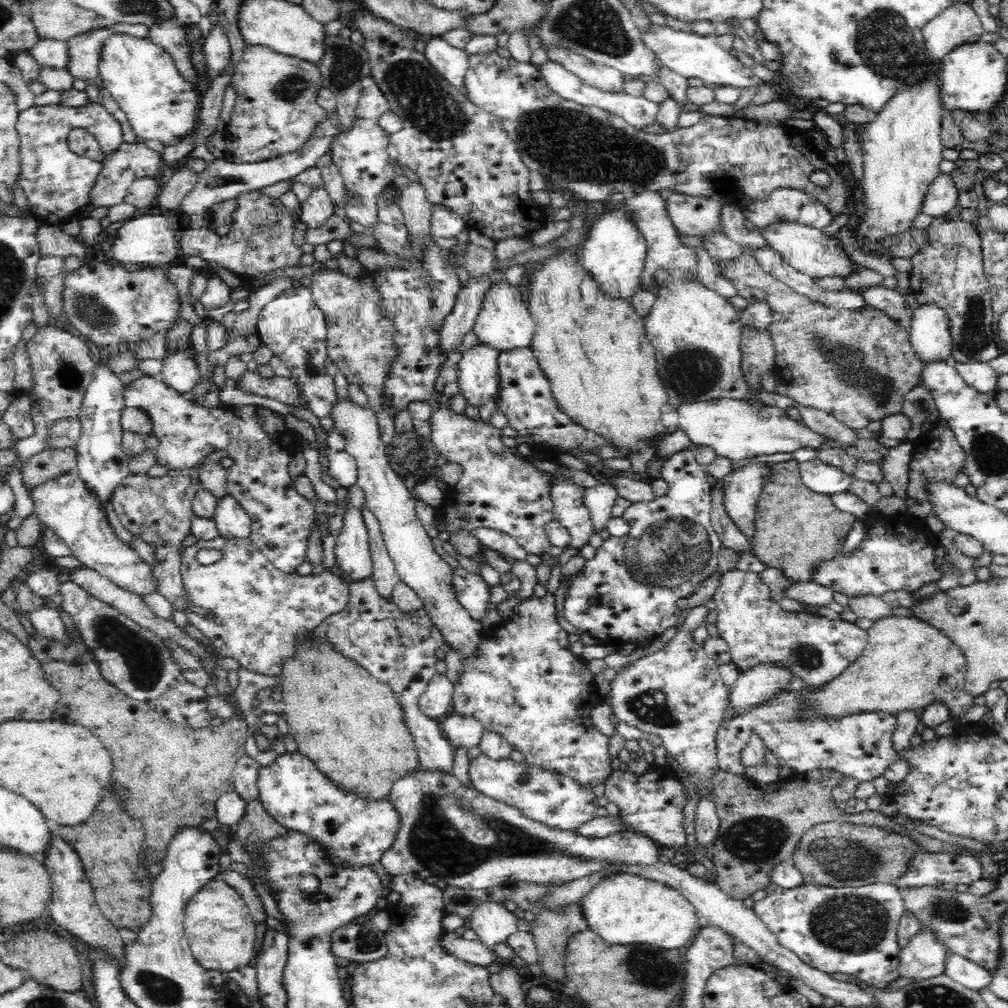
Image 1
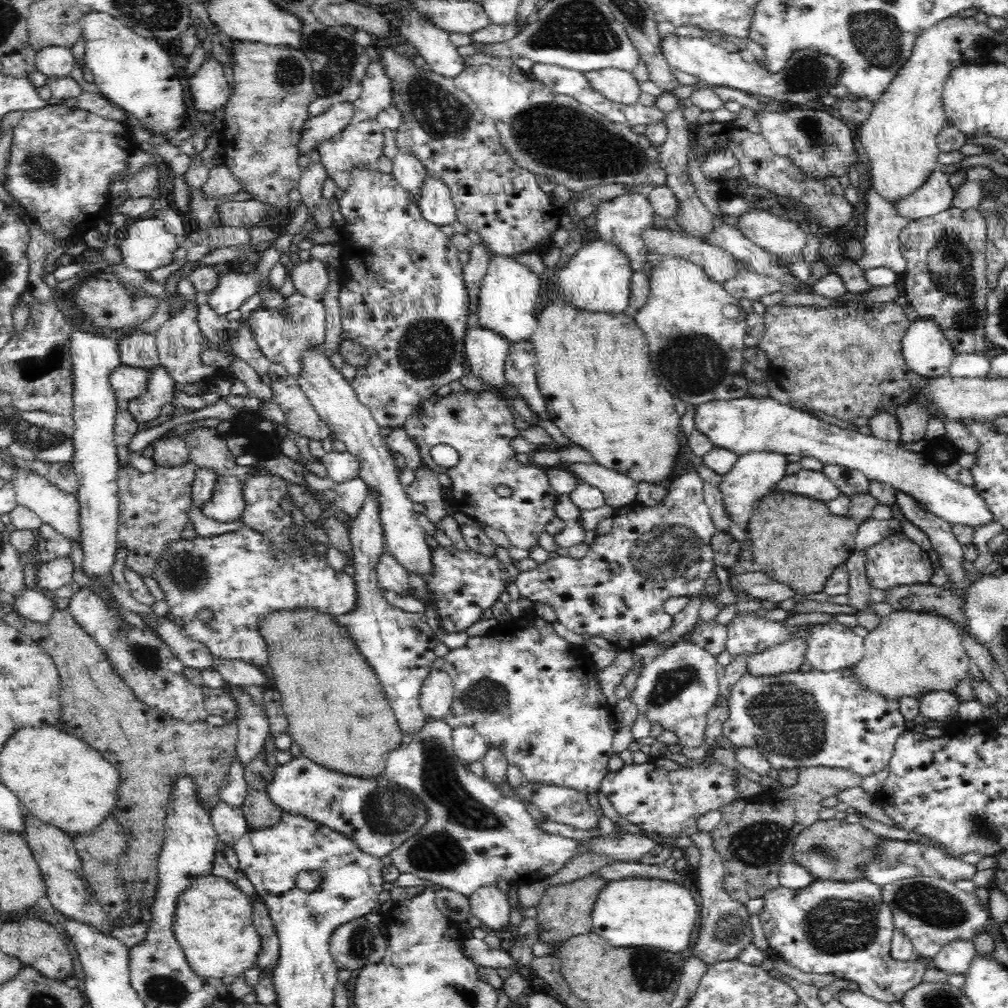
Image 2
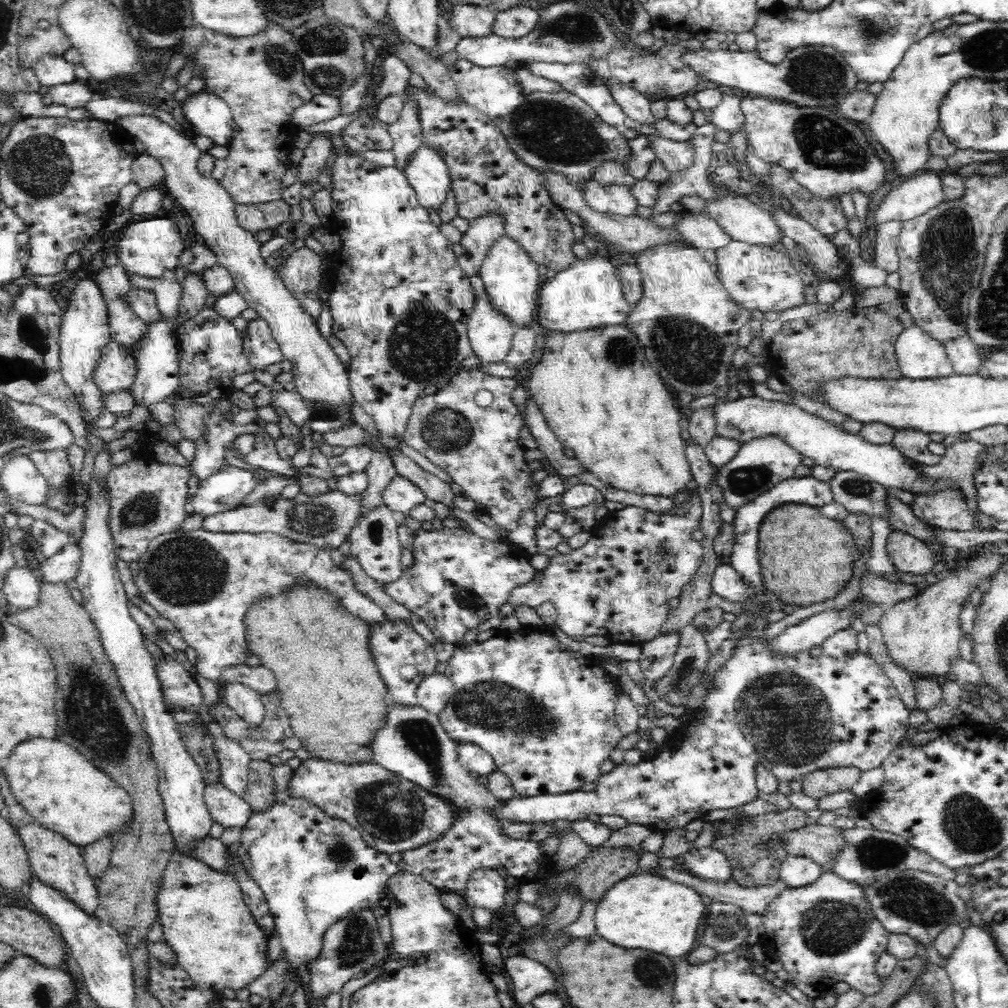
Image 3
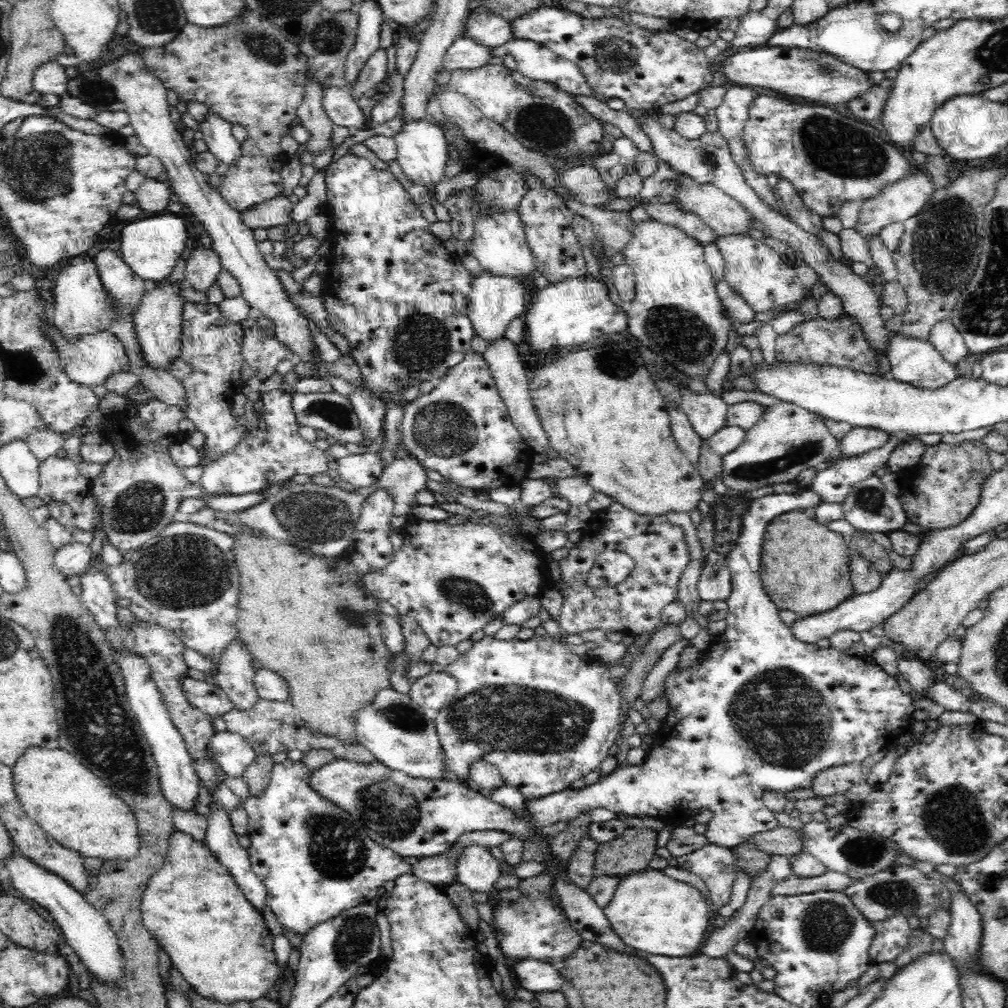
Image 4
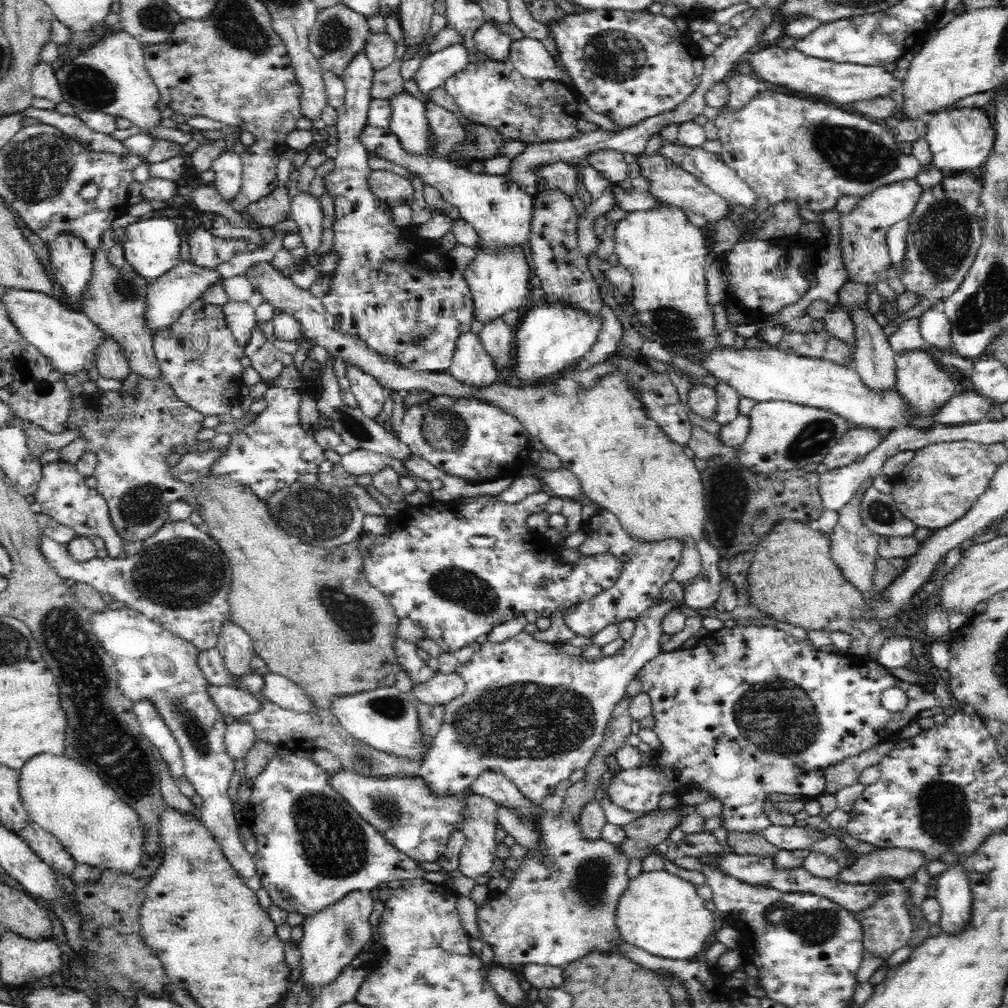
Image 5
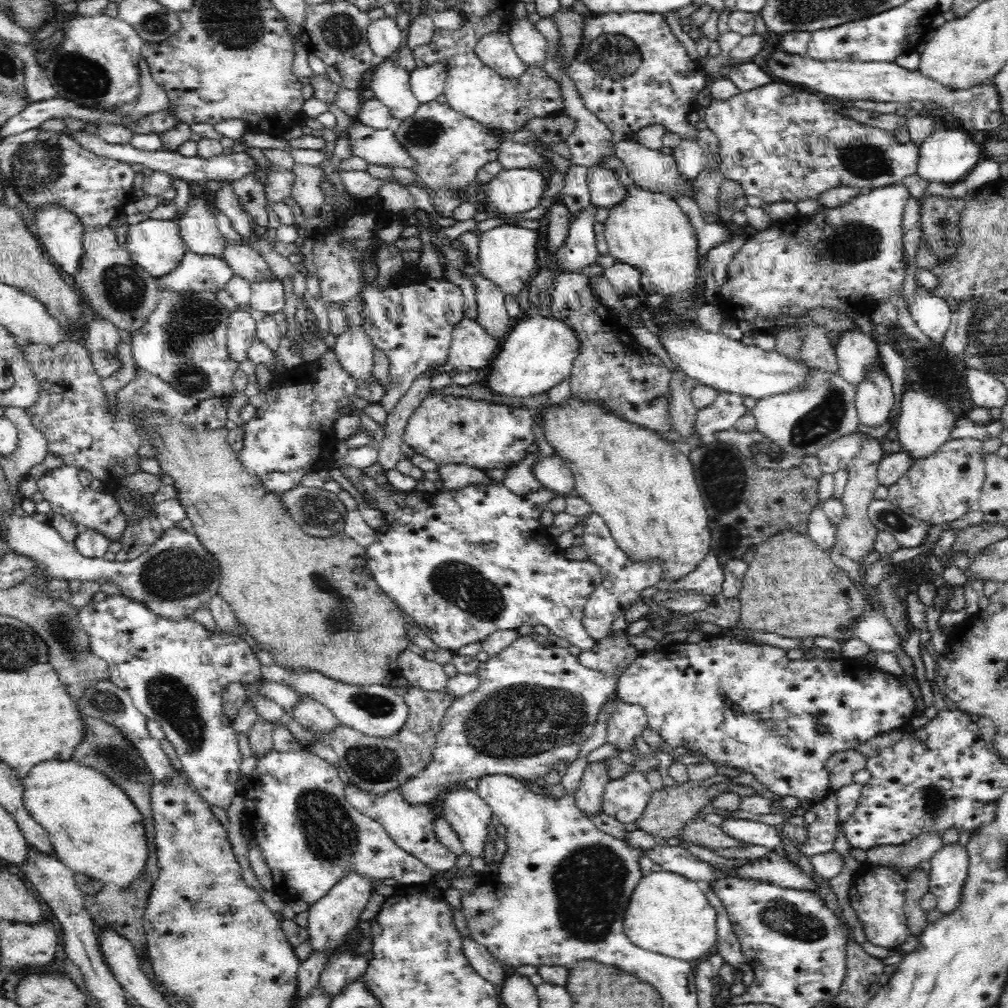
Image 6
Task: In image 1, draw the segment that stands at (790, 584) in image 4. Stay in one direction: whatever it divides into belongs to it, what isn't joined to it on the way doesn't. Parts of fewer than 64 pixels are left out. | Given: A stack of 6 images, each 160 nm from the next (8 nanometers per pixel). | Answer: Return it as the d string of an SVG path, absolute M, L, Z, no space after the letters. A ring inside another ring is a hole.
M794 458L788 462L770 465L769 474L764 477L764 481L766 484L760 494L755 514L755 536L750 540L754 554L766 567L782 570L782 573L793 582L813 581L815 566L820 561L830 560L841 552L842 544L857 518L838 510L831 496L818 495L809 490L801 480L799 463Z

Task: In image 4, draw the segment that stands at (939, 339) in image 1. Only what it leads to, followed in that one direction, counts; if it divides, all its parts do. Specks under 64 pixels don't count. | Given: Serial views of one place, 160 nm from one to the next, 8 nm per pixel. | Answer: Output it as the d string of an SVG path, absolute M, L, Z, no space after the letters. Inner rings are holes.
M897 332L889 340L889 349L886 353L891 366L890 377L914 385L918 389L939 389L958 378L955 365L946 362L930 341L906 338Z

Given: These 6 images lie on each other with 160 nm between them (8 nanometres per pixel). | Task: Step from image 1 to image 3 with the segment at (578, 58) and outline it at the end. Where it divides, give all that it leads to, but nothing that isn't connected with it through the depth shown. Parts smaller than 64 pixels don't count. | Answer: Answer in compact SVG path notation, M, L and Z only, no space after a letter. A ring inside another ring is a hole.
M622 84L612 85L609 91L616 104L621 106L621 110L639 124L652 126L656 122L650 110L650 98L646 98L644 93L636 92L636 89Z

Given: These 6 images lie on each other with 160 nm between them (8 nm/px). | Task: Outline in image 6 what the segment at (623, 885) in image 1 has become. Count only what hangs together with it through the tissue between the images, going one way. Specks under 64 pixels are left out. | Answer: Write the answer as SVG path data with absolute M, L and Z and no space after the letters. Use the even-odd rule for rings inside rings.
M651 871L644 874L631 894L623 927L632 944L690 962L702 959L708 950L716 947L716 916L701 883L673 872Z

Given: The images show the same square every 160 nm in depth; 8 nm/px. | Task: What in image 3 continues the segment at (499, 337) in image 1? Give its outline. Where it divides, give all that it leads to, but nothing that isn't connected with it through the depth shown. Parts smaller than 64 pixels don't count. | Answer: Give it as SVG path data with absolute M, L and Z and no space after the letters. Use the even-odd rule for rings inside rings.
M502 234L492 242L481 264L479 275L483 280L485 293L490 297L492 306L506 314L516 329L530 326L536 318L536 300L540 292L540 281L543 279L538 267L528 252L508 234Z

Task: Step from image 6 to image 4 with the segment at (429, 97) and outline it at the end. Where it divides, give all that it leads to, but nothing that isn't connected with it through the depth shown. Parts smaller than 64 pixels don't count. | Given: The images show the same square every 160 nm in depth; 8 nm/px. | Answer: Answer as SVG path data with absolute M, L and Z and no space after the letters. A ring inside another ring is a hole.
M459 37L448 48L444 56L442 70L454 72L460 69L475 69L484 66L492 58L490 52L493 52L492 48L481 46L472 38Z

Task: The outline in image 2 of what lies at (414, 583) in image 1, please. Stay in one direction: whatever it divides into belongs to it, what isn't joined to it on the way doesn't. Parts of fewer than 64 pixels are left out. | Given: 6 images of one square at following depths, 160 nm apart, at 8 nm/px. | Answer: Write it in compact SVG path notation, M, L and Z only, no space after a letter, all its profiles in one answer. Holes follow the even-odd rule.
M320 347L305 351L300 356L300 374L296 380L306 397L308 404L327 424L333 438L346 444L348 453L354 455L360 464L358 477L368 485L369 489L378 493L380 501L380 523L384 530L383 538L387 551L410 573L420 574L423 579L432 574L432 555L430 546L426 543L426 532L417 520L417 514L412 511L414 502L405 492L400 483L399 474L395 468L395 460L391 457L385 438L380 432L370 409L367 409L358 399L350 381L346 381L340 371L334 368L332 362Z

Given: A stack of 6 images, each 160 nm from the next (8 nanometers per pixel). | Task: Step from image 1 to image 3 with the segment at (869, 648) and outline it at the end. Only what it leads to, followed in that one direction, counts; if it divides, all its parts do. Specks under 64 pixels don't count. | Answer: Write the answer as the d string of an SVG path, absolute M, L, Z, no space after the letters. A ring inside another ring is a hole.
M980 554L972 558L962 570L954 570L937 583L929 584L914 599L905 599L887 608L880 619L879 627L883 634L887 655L896 664L913 676L931 676L943 682L953 679L952 664L960 657L960 638L963 630L959 623L959 614L967 605L972 588L984 578L996 574L1002 565L1006 565L1000 554Z

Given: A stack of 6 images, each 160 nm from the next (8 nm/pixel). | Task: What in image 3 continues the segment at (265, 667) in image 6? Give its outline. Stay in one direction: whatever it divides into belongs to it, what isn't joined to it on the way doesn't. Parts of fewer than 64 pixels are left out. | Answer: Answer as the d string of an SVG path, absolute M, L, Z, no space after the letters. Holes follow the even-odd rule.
M390 700L384 722L386 724L380 726L382 730L378 730L372 742L372 762L432 794L446 798L459 813L440 840L401 853L401 860L397 863L399 870L421 875L436 888L456 894L465 894L468 876L477 867L496 870L502 866L510 876L520 881L536 881L536 874L544 869L542 862L552 856L544 852L540 842L516 839L502 833L502 828L509 822L498 821L489 812L493 807L500 806L502 801L459 763L457 746L442 727L438 715L418 704L400 706Z

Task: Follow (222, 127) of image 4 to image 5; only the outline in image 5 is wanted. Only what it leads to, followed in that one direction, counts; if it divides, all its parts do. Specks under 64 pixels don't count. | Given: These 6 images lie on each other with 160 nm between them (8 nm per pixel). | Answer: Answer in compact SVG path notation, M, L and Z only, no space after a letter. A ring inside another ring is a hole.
M230 146L228 150L222 151L214 160L211 170L215 172L212 185L216 186L220 195L229 204L241 189L243 168L240 154L234 152Z

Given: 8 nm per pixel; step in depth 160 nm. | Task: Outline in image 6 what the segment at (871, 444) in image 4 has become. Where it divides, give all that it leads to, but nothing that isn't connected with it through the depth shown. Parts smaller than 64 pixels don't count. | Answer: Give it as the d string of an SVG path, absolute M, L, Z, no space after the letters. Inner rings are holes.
M860 433L840 436L828 446L820 448L817 457L820 460L823 474L834 475L839 470L846 469L860 449Z

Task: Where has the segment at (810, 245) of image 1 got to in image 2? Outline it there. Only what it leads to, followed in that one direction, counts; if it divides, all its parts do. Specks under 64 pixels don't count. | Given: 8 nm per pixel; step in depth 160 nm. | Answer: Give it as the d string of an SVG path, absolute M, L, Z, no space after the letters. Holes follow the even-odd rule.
M760 209L746 210L738 218L740 234L770 254L777 255L784 264L805 261L802 248L809 238L800 224Z

